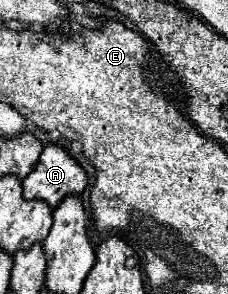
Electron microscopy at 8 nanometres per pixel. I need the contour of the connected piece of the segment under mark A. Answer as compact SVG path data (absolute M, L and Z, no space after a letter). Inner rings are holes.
M47 144L33 172L23 180L25 198L43 198L55 208L67 194L81 194L87 172L61 146Z

